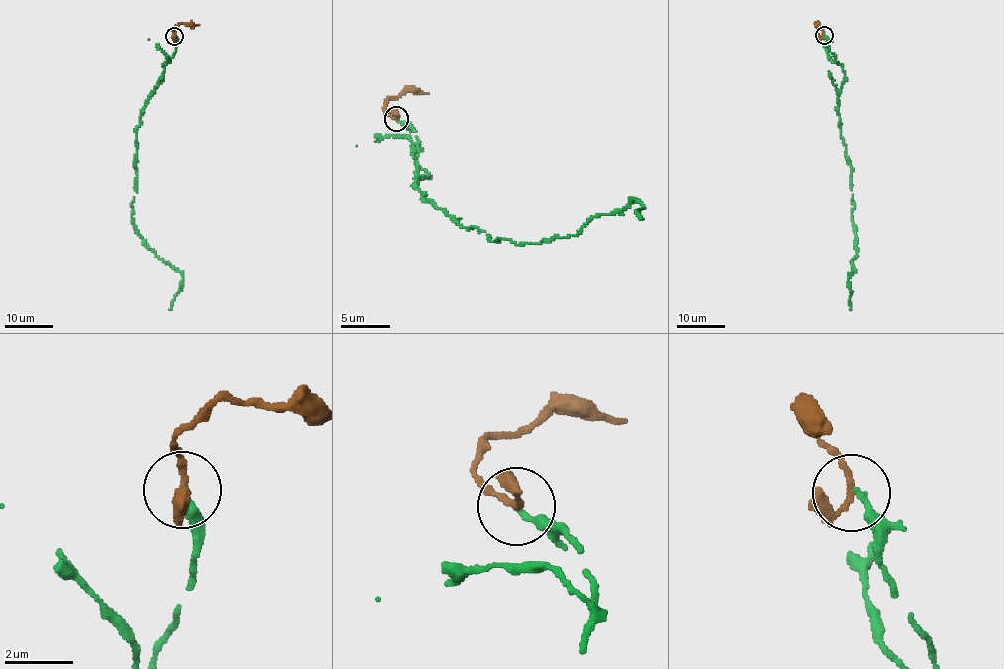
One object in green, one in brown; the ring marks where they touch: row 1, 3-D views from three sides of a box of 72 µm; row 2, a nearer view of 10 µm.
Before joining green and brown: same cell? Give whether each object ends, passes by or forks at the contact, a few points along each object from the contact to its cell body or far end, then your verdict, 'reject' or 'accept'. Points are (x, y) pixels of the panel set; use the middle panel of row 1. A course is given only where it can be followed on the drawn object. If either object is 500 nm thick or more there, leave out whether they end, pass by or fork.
green ends | brown passes by | green via (397, 119), (429, 172), (416, 178), (422, 201), (488, 241), (574, 235), (634, 198), (641, 219) | brown via (397, 119), (384, 108), (388, 99), (407, 91), (427, 93) | accept

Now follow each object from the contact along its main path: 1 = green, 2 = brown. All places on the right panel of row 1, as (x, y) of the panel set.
1: (824, 36), (844, 75), (837, 99), (840, 136), (851, 168), (851, 220), (857, 254), (848, 279), (850, 310)
2: (824, 36), (817, 23), (823, 26)

